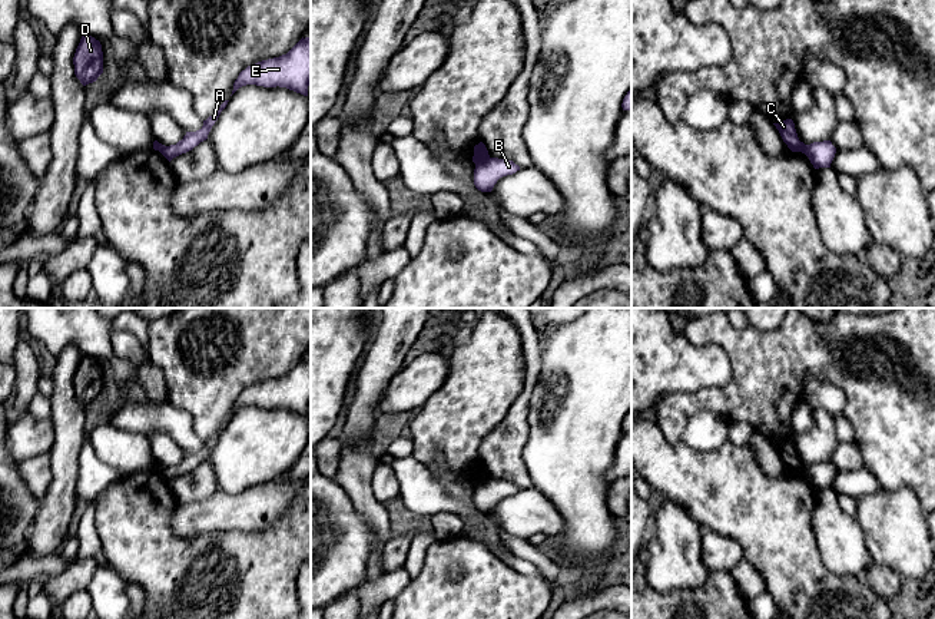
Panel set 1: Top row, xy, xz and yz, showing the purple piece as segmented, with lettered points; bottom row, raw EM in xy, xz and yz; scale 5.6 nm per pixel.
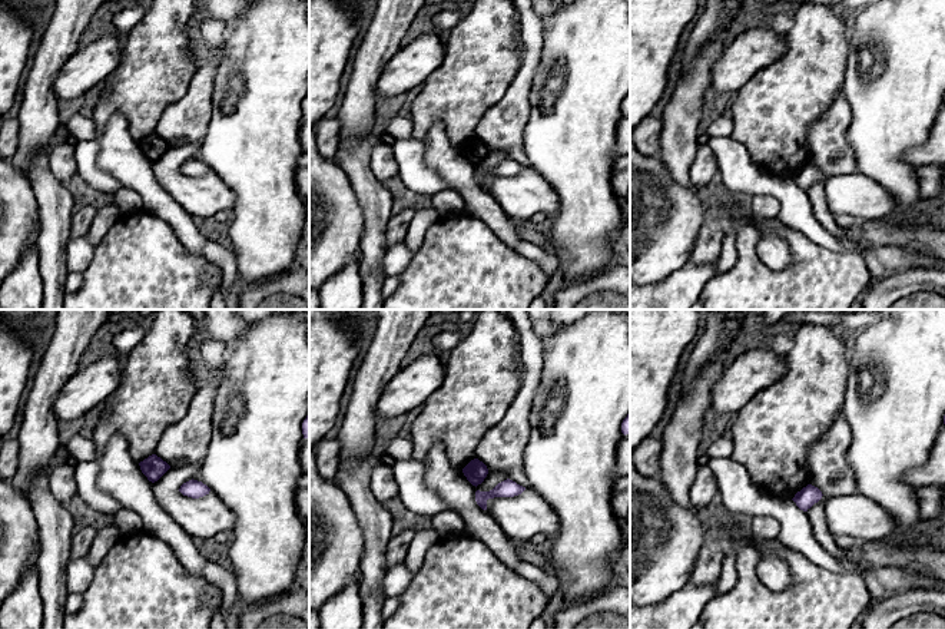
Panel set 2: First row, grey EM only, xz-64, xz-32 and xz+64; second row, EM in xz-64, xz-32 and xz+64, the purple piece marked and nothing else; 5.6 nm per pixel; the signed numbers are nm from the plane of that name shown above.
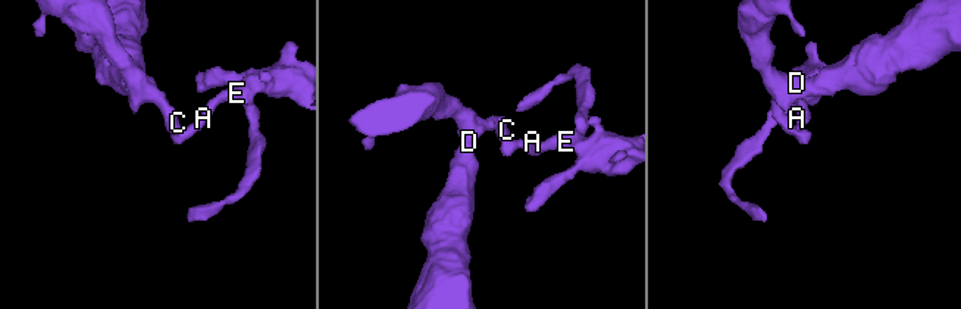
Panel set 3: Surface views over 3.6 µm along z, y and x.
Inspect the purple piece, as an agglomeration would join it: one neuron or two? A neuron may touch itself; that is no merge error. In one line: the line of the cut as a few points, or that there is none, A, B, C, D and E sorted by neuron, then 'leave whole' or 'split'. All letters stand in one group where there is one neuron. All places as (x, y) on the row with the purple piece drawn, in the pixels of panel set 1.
xz (490, 158), (476, 165) | A B E / C D | split

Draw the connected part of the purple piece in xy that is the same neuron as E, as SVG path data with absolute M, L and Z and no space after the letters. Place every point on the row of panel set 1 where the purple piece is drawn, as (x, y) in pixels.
M302 37L286 54L248 66L233 83L232 95L242 86L286 87L308 96L311 80L311 37Z

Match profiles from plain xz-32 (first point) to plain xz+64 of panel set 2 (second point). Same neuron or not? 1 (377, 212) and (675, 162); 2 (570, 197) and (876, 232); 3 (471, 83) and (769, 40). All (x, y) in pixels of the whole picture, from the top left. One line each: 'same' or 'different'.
1: same
2: different
3: different

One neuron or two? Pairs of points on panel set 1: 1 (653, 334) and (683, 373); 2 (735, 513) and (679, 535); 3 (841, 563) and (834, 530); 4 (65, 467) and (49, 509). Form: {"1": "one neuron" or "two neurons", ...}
{"1": "one neuron", "2": "two neurons", "3": "one neuron", "4": "one neuron"}

